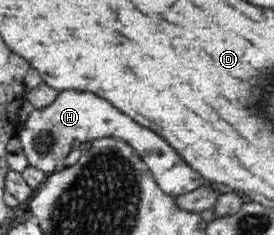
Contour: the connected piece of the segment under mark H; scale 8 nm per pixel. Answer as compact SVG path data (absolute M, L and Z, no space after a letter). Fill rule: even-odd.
M77 90L58 92L51 105L43 109L35 108L29 114L23 129L18 130L17 134L29 166L48 174L65 167L63 160L69 155L74 141L89 142L97 137L116 137L126 141L149 166L159 187L169 195L180 196L208 183L208 180L185 162L169 142L133 121L131 117L113 107L109 101L91 92Z

